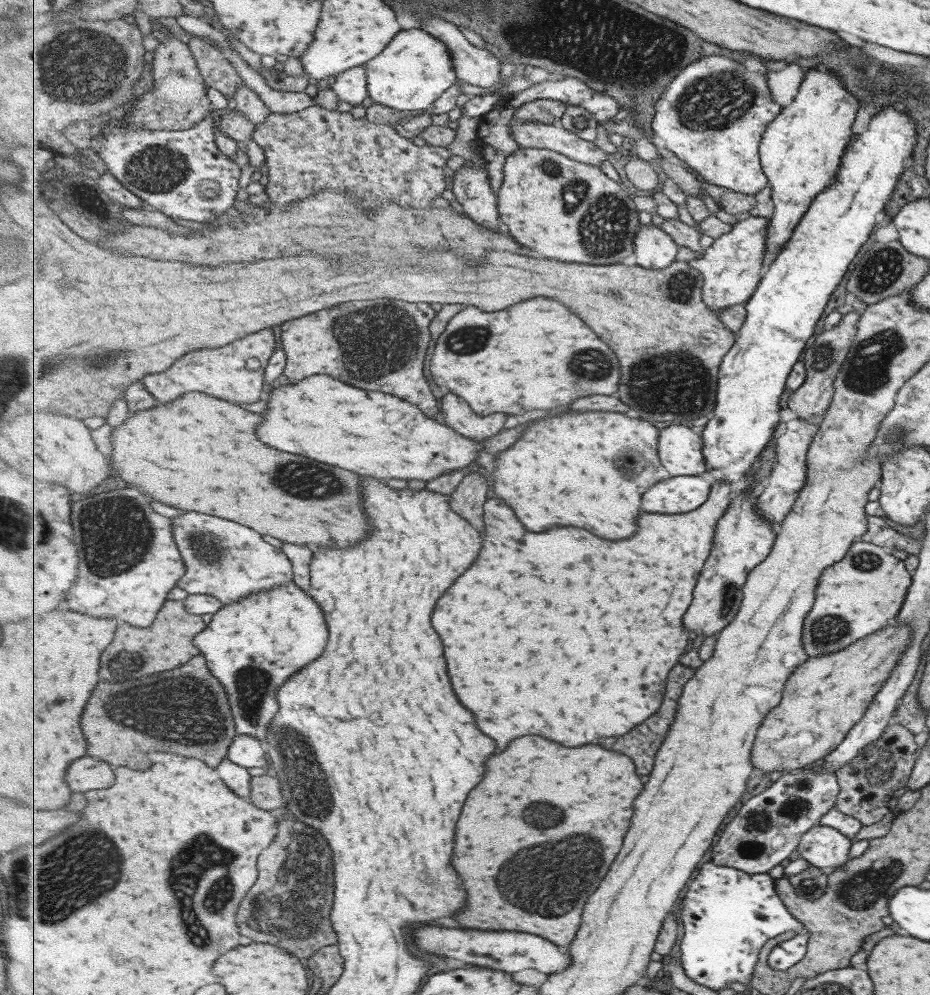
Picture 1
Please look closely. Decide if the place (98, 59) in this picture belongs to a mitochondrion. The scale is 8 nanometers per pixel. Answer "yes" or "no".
yes

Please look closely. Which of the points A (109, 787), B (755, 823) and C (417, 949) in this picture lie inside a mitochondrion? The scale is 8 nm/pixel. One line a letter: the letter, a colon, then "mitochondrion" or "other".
A: other
B: mitochondrion
C: other

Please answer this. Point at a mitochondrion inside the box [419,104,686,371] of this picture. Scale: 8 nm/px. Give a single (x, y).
(604, 222)

